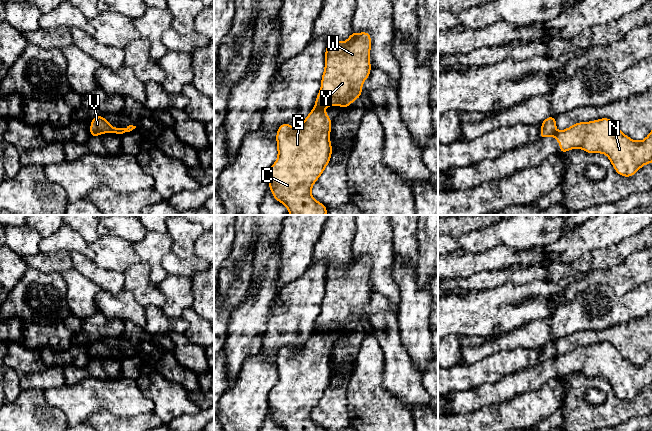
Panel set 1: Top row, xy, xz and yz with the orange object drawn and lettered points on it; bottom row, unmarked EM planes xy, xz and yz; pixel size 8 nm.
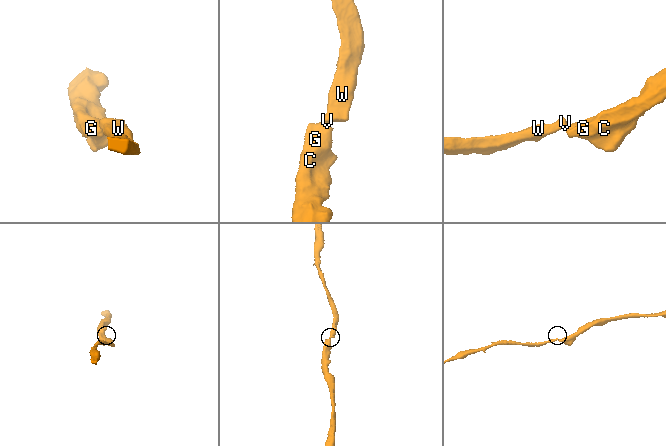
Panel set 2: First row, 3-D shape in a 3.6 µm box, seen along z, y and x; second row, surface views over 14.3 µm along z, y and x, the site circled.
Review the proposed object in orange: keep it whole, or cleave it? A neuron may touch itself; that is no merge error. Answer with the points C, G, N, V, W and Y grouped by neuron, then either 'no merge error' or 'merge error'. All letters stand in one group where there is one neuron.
C G N / V W Y | merge error

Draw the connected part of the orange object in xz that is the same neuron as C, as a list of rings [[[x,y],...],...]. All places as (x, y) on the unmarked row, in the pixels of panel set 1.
[[[314,331],[299,351],[280,349],[276,358],[278,381],[269,393],[268,406],[273,421],[286,431],[326,431],[312,421],[311,413],[330,386],[331,346],[324,332]]]

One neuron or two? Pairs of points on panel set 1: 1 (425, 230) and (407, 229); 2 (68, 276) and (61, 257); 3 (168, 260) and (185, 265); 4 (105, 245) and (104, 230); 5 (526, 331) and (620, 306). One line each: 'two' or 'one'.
1: two
2: two
3: one
4: two
5: one

